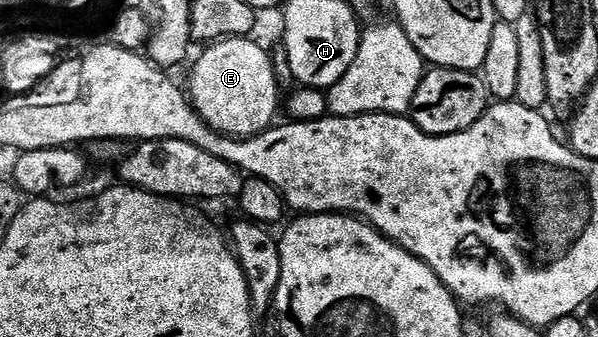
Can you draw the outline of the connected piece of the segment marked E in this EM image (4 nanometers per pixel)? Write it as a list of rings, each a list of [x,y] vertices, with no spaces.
[[[248,37],[212,43],[191,71],[189,98],[195,112],[223,135],[260,135],[276,122],[275,114],[281,111],[281,88],[272,56],[253,40]]]

